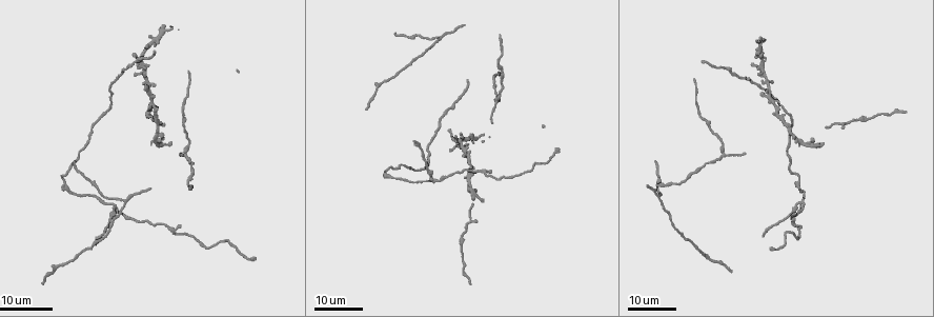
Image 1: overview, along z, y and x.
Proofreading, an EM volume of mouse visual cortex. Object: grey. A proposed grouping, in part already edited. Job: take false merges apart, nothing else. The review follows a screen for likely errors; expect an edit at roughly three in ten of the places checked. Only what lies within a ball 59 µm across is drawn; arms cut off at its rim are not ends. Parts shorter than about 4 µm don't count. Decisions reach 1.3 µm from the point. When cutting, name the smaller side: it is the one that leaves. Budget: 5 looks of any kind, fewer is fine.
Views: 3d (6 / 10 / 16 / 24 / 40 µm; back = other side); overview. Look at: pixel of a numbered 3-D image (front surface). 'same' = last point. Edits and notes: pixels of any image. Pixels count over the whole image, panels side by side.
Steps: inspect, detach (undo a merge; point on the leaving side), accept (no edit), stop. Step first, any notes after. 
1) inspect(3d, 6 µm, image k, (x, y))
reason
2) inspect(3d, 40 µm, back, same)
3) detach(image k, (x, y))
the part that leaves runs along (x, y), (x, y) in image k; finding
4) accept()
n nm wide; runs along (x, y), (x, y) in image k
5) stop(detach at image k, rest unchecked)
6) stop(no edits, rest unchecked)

inspect(3d, 24 µm, image 1, (762, 66))
four or more arms meet

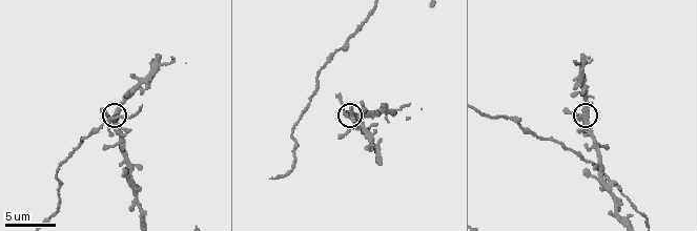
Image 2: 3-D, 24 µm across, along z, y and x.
inspect(3d, 6 µm, image 2, (584, 115))

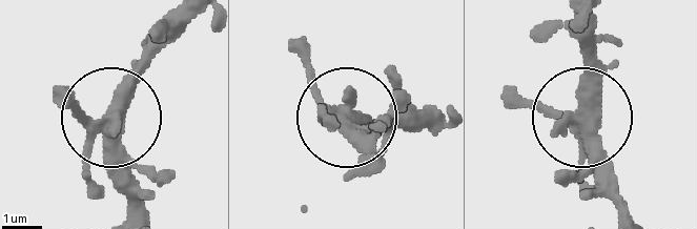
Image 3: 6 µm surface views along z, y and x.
accept()
370 nm wide; one cell here

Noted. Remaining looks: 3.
inspect(3d, 24 µm, image 1, (800, 203))
arms part here

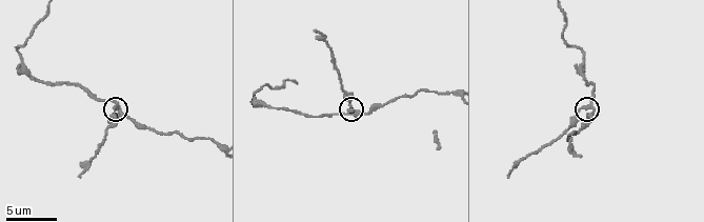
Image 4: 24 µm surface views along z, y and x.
inspect(3d, 10 µm, image 4, (114, 107))

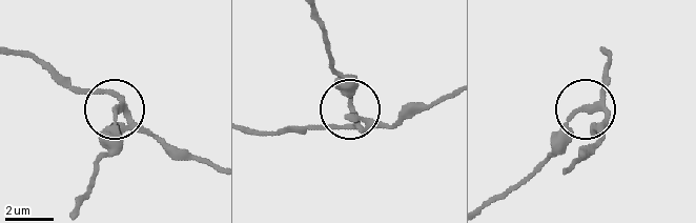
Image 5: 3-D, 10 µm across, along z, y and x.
accept()
runs along (601, 48), (608, 73), (599, 97), (574, 115), (550, 149) in image 5; continuous, no second cell

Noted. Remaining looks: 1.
inspect(3d, 16 µm, image 4, (579, 154))
sudden change in width

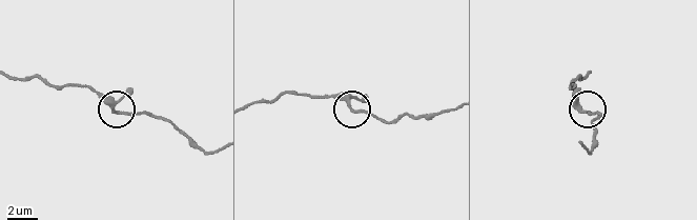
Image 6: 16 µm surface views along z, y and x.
accept()
runs along (17, 77), (84, 85), (115, 111), (147, 112) in image 6; all the same cell

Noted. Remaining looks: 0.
stop(no edits, rest unchecked)

